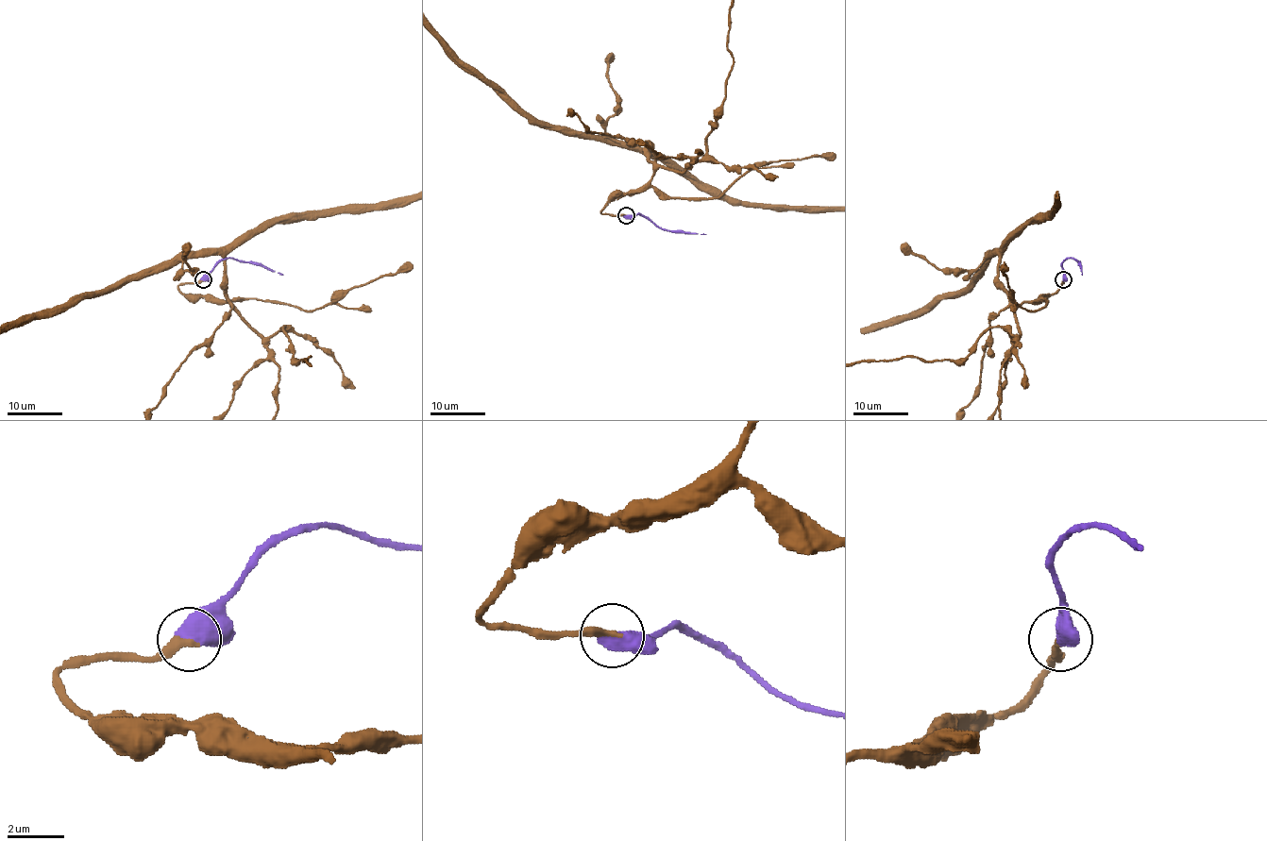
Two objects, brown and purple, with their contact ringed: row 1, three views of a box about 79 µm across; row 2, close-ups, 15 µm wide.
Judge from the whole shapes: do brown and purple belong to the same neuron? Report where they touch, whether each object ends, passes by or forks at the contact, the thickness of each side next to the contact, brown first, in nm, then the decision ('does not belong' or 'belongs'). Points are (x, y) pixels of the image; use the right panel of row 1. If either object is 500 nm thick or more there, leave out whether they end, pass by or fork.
(1063, 279) | 300/700 nm | belongs

